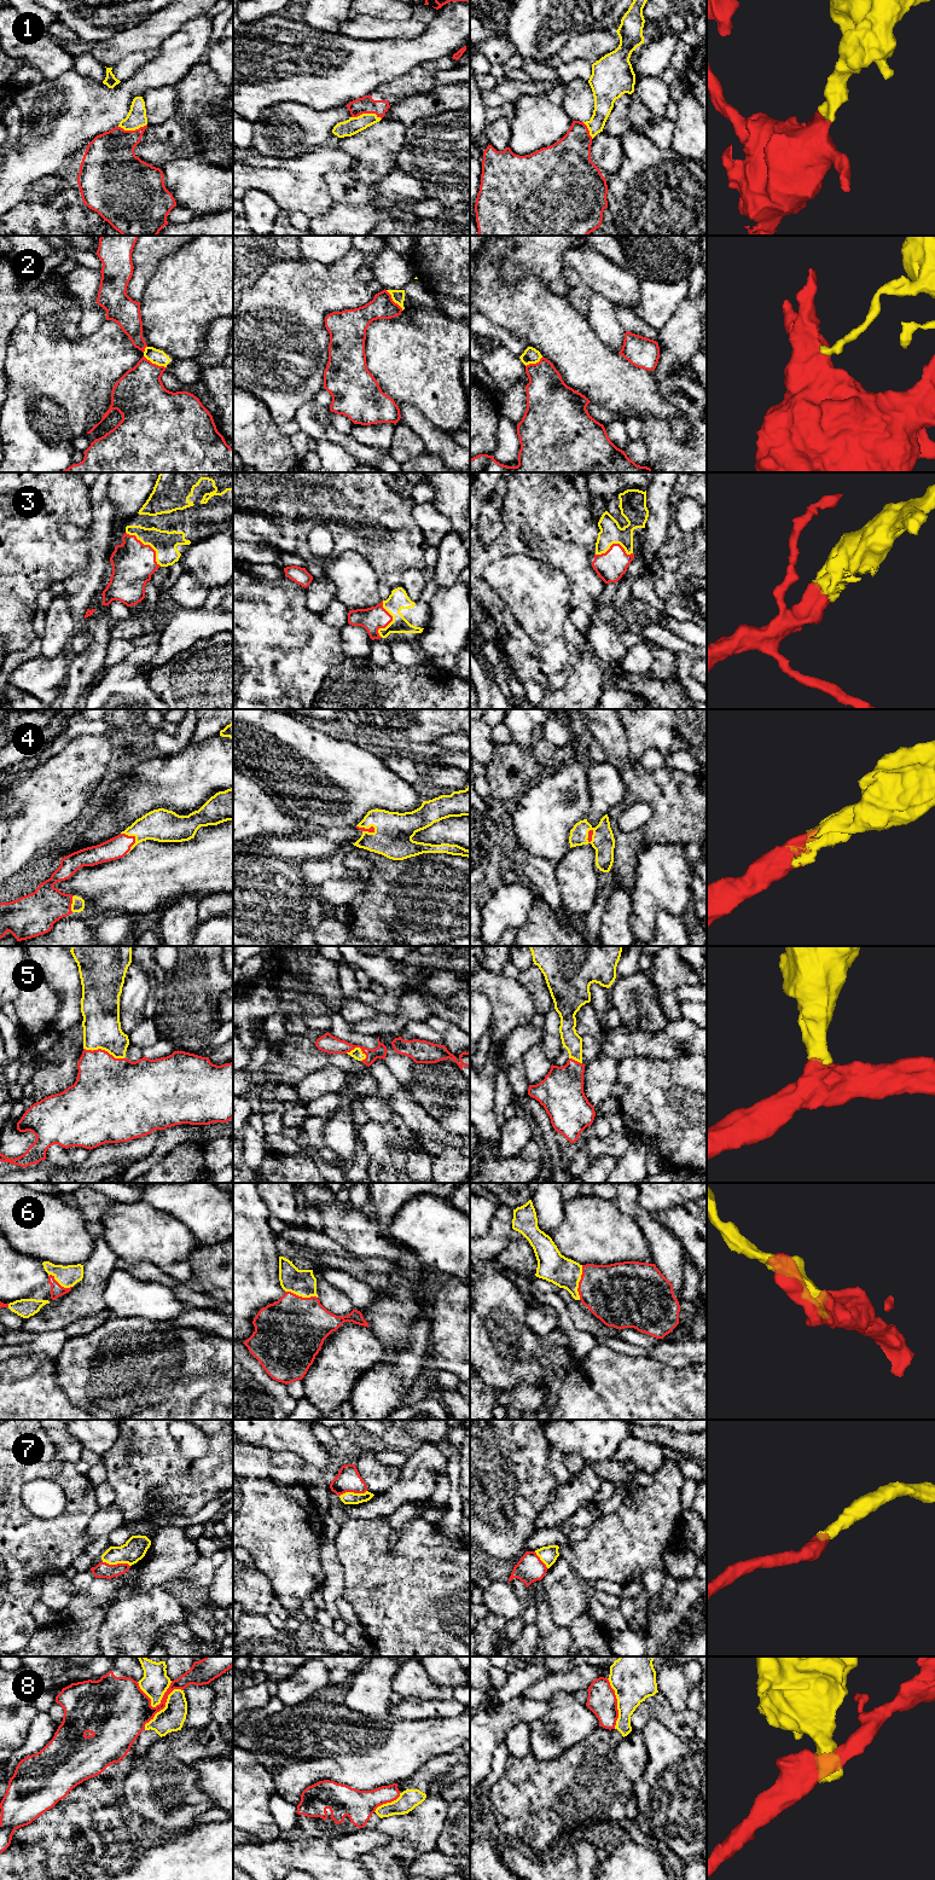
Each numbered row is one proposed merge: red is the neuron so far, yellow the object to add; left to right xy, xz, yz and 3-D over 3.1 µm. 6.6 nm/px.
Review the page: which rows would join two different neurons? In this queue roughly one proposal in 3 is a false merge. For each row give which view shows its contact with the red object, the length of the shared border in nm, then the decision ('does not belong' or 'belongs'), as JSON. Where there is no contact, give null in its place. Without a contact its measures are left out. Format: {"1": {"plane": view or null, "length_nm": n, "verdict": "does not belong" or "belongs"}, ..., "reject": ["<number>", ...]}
{"1": {"plane": "xz", "length_nm": 200, "verdict": "belongs"}, "2": {"plane": "xy", "length_nm": 170, "verdict": "does not belong"}, "3": {"plane": "xy", "length_nm": 340, "verdict": "belongs"}, "4": {"plane": "xy", "length_nm": 150, "verdict": "belongs"}, "5": {"plane": "xy", "length_nm": 280, "verdict": "belongs"}, "6": {"plane": "yz", "length_nm": 240, "verdict": "belongs"}, "7": {"plane": "xy", "length_nm": 190, "verdict": "belongs"}, "8": {"plane": "xy", "length_nm": 240, "verdict": "does not belong"}, "reject": ["2", "8"]}

